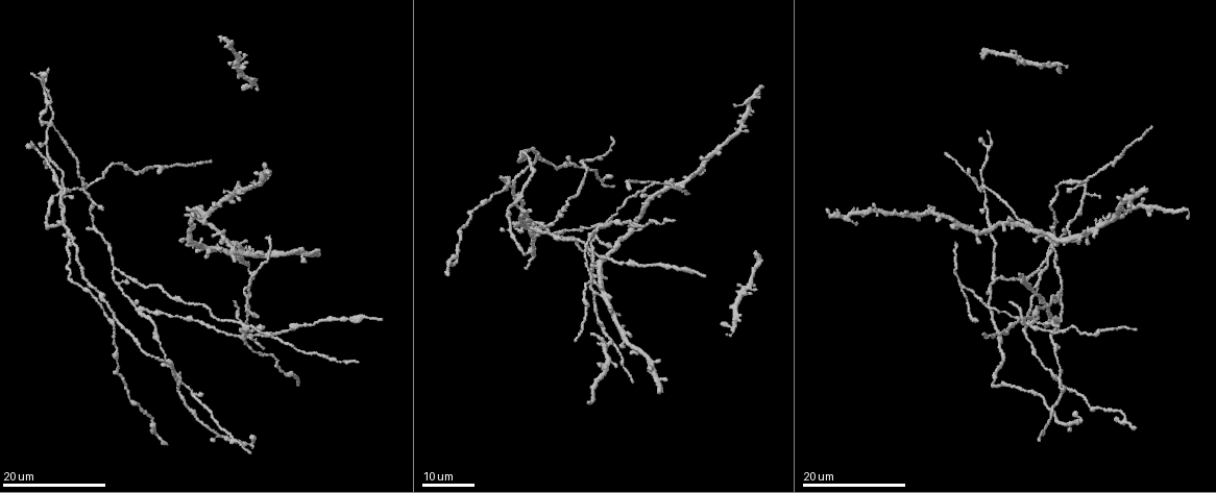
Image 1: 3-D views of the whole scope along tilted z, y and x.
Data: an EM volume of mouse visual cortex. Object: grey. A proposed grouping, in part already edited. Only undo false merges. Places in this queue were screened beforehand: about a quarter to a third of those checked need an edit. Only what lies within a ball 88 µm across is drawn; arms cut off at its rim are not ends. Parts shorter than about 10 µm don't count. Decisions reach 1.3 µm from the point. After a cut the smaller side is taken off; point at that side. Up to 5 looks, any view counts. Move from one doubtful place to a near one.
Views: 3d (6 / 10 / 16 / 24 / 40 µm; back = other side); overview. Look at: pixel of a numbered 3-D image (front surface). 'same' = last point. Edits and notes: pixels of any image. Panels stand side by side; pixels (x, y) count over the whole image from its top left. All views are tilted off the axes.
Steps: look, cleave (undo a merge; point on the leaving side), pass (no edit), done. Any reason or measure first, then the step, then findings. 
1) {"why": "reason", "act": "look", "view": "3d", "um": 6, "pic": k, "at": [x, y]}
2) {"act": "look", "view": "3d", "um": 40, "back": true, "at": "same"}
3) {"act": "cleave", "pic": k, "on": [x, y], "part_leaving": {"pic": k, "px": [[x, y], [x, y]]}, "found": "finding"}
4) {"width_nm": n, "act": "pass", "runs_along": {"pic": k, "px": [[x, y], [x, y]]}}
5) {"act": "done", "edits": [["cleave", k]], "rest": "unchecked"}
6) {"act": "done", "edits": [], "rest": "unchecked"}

{"why": "four or more arms meet", "act": "look", "view": "3d", "um": 16, "pic": 1, "at": [941, 216]}

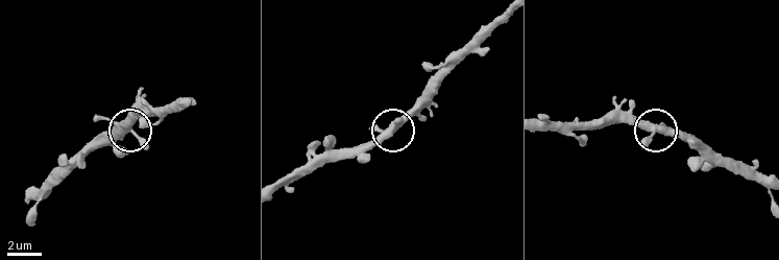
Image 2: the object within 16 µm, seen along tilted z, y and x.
{"act": "look", "view": "3d", "um": 6, "pic": 2, "at": [123, 124]}

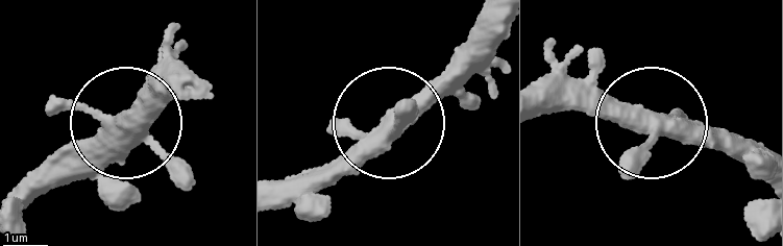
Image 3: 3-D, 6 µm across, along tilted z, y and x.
{"side_arm_um": 26, "act": "pass", "found": "continuous, no second neuron"}

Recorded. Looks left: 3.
{"why": "looks like a crossing", "act": "look", "view": "3d", "um": 24, "pic": 1, "at": [141, 313]}

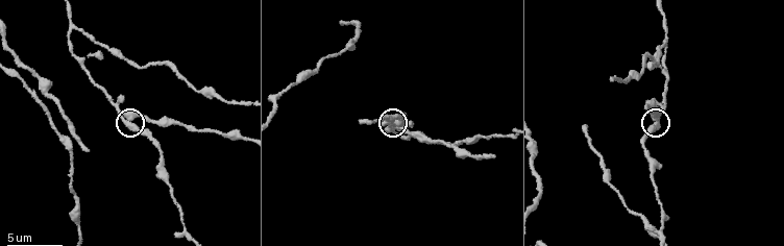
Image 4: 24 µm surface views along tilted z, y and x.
{"why": "closer look", "act": "look", "view": "3d", "um": 10, "pic": 4, "at": [656, 122]}

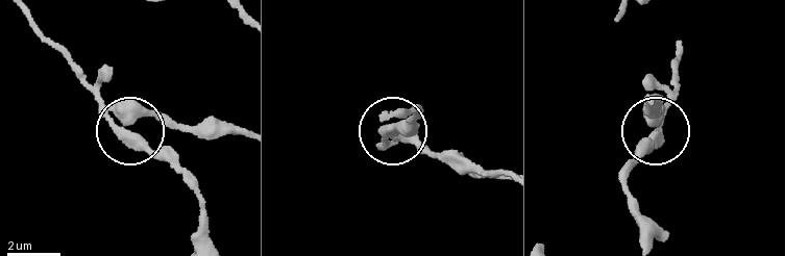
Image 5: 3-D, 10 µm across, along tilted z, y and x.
{"side_arm_um": 41, "act": "cleave", "pic": 5, "on": [152, 110], "part_leaving": {"pic": 5, "px": [[116, 110], [141, 108], [192, 127], [241, 132]]}, "found": "a second neuron is stuck on"}

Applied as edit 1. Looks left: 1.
{"act": "done", "edits": [["cleave", 5]], "rest": "unchecked"}

